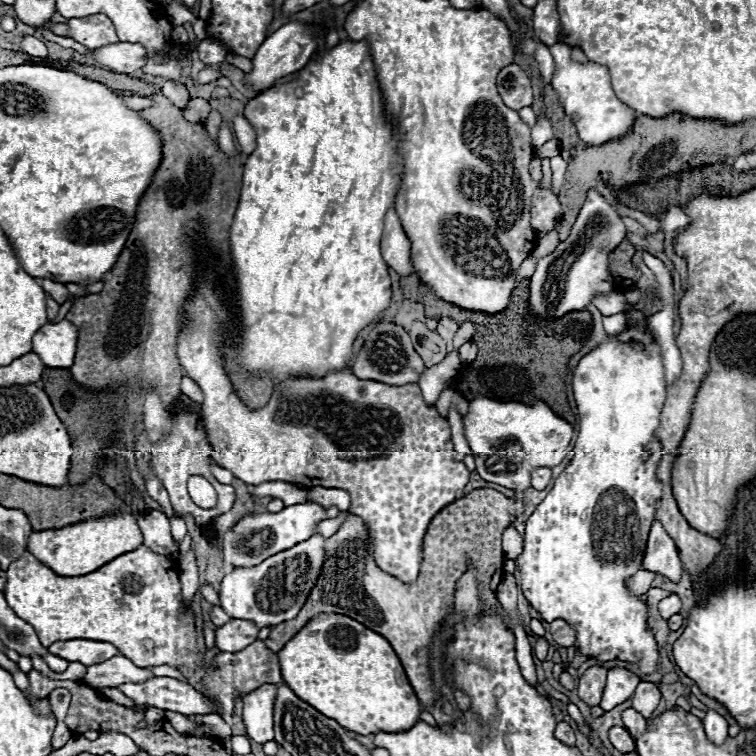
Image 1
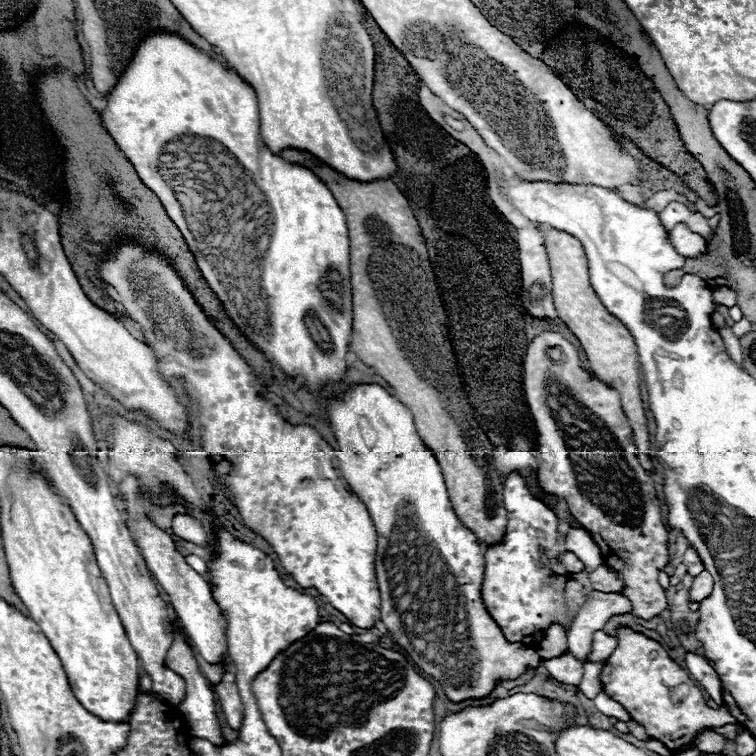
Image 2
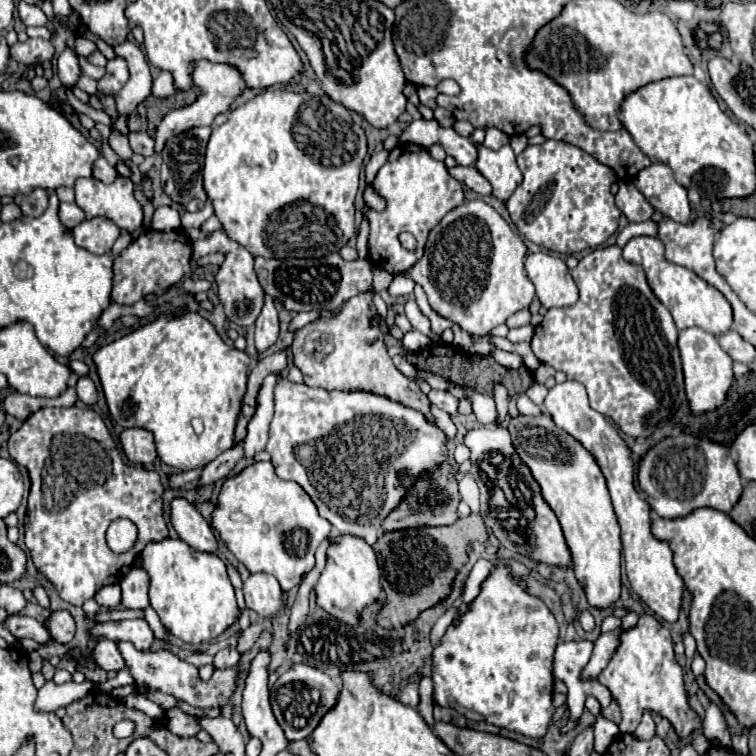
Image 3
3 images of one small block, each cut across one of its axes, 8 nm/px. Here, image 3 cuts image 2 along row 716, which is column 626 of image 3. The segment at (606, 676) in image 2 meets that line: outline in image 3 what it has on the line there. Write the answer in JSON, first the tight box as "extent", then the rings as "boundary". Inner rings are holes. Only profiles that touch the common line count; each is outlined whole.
{"extent":[598,616,702,740],"boundary":[[[640,616],[632,630],[622,632],[620,646],[608,666],[600,672],[598,680],[612,692],[614,700],[622,710],[620,732],[632,734],[642,720],[646,710],[668,718],[680,740],[686,740],[696,730],[702,730],[702,720],[688,704],[688,694],[684,690],[682,668],[674,658],[674,644],[670,630],[662,626],[654,616]]]}

